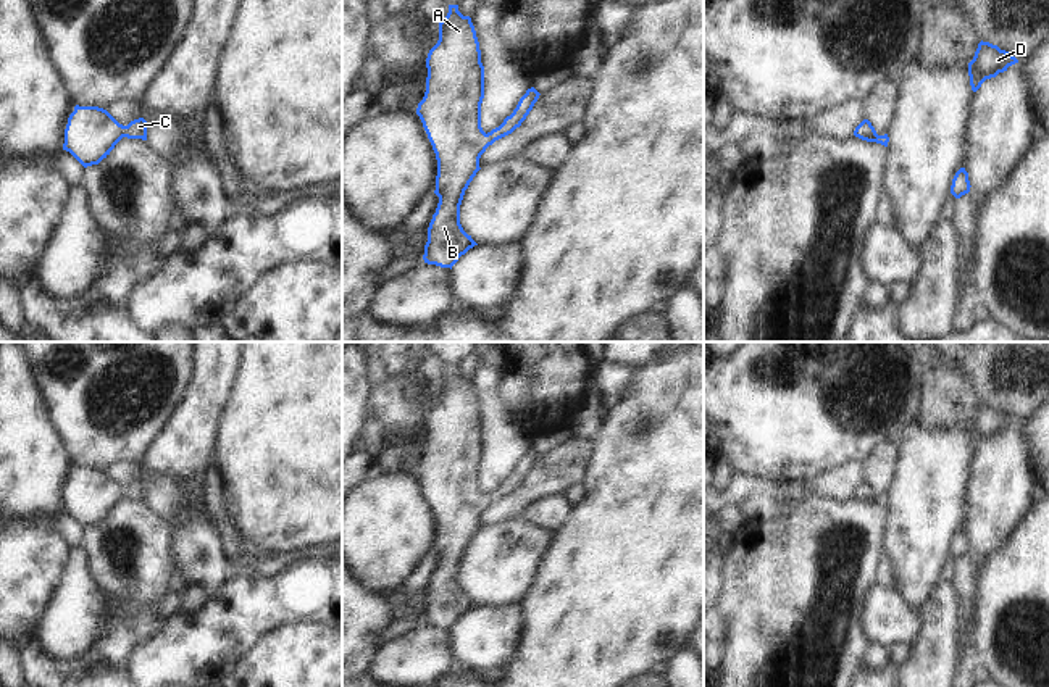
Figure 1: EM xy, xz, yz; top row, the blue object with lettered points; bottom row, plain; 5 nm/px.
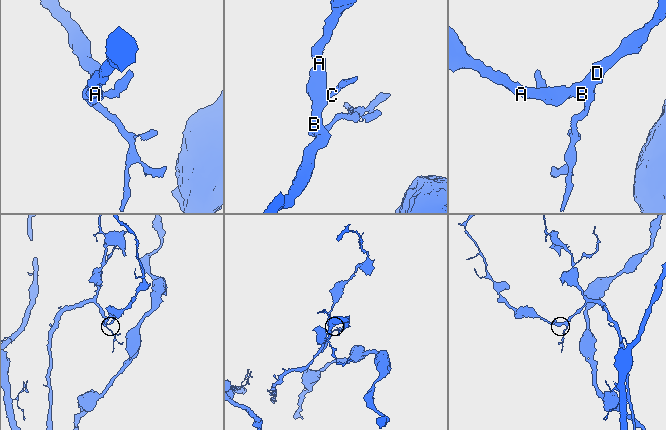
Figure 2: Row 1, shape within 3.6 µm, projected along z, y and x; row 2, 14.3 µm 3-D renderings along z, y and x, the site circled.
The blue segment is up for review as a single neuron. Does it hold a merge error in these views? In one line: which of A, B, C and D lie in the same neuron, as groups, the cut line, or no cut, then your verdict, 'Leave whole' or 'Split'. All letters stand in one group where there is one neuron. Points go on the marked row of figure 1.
Groups: A B C D. No split. Leave whole.

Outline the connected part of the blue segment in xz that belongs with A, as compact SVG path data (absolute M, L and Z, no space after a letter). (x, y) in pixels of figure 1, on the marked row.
M449 5L447 16L439 23L439 40L428 53L426 68L426 92L418 103L416 114L436 153L437 176L434 194L439 197L439 203L428 227L423 260L428 264L452 269L462 255L478 245L460 224L460 205L465 190L481 169L481 155L495 140L512 134L521 126L541 94L534 87L528 89L513 113L507 116L499 127L487 134L483 131L481 103L484 98L484 66L481 63L479 42L471 18L463 16L458 11L458 5Z

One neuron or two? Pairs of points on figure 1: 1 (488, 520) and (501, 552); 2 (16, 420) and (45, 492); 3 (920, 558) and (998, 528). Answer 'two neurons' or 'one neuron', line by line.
1: two neurons
2: one neuron
3: two neurons

